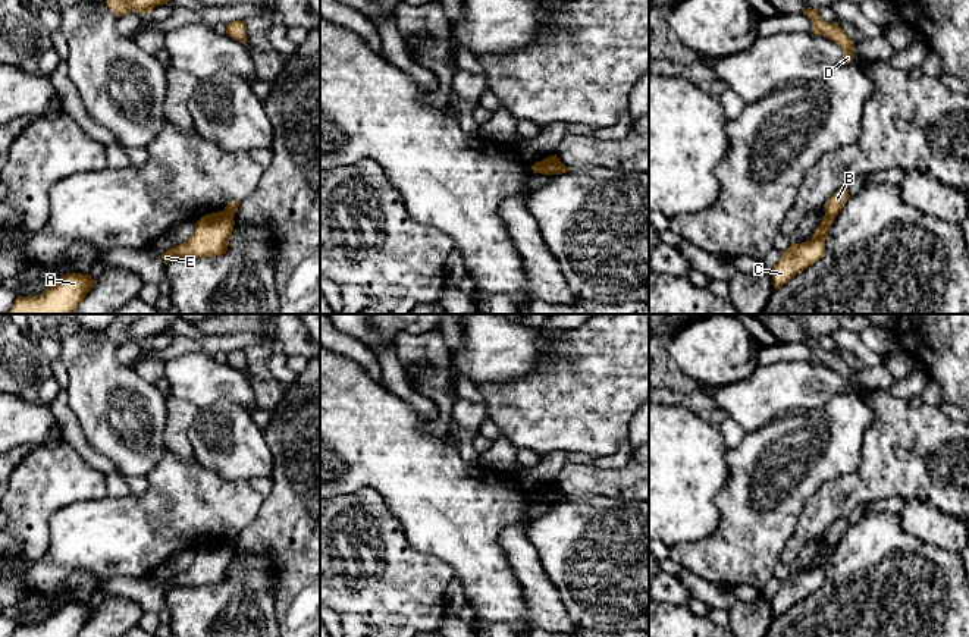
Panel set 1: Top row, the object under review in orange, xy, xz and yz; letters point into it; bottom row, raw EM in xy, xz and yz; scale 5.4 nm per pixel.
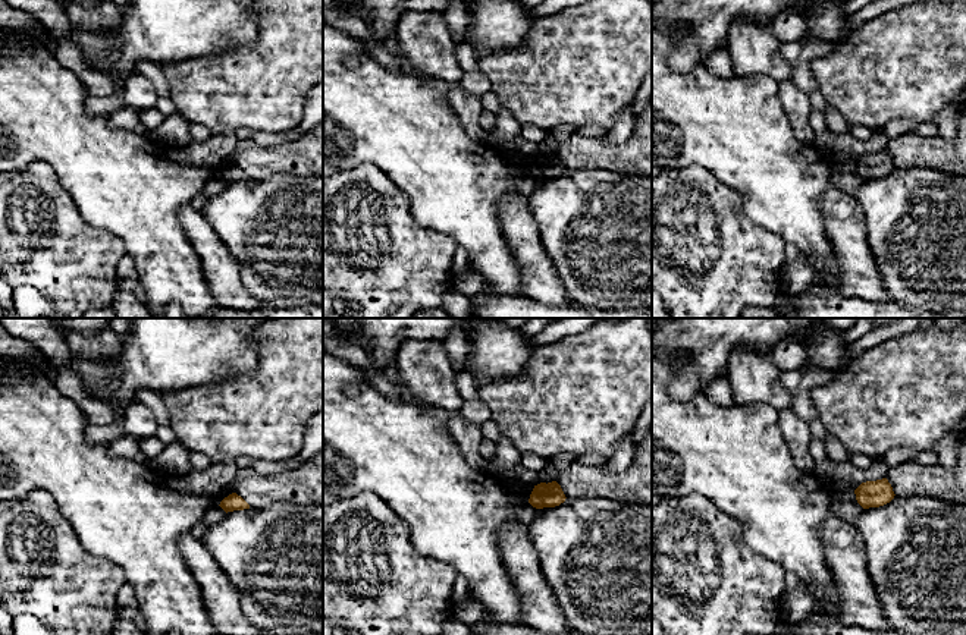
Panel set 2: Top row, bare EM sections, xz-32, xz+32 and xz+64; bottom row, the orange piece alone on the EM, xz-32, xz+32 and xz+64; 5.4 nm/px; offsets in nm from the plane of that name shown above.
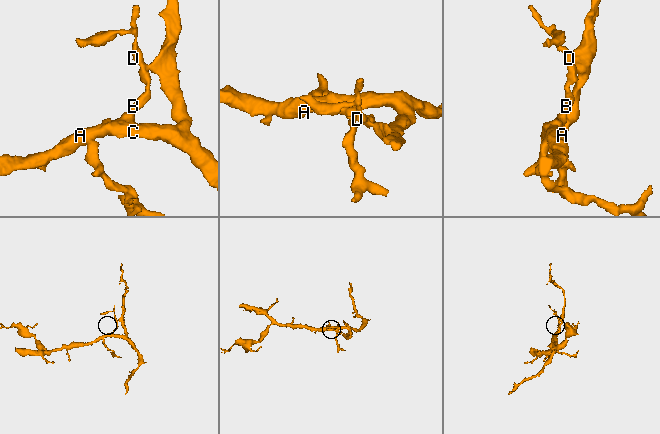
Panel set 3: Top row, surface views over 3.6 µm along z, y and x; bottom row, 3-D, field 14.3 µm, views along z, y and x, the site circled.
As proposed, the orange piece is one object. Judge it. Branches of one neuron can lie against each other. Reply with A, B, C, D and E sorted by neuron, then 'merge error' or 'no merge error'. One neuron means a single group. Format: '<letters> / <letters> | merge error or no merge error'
A C E / B D | merge error

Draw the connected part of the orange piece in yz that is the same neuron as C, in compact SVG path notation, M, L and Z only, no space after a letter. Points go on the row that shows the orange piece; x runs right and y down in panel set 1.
M824 216L822 223L816 228L813 236L802 244L791 244L771 272L774 288L780 289L790 282L797 273L802 273L810 264L819 261L825 254L825 239L834 219Z

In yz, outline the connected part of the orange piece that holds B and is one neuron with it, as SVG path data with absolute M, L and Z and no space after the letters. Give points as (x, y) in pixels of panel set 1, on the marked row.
M840 188L824 205L824 211L830 217L837 217L841 208L844 207L846 201L849 200L849 188Z

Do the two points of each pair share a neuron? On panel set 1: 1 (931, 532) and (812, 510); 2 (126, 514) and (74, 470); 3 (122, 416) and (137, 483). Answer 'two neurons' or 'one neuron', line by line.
1: two neurons
2: two neurons
3: two neurons

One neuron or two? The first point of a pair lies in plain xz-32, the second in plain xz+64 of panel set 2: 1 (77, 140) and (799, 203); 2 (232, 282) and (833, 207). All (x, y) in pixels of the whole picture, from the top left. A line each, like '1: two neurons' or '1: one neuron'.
1: one neuron
2: one neuron

